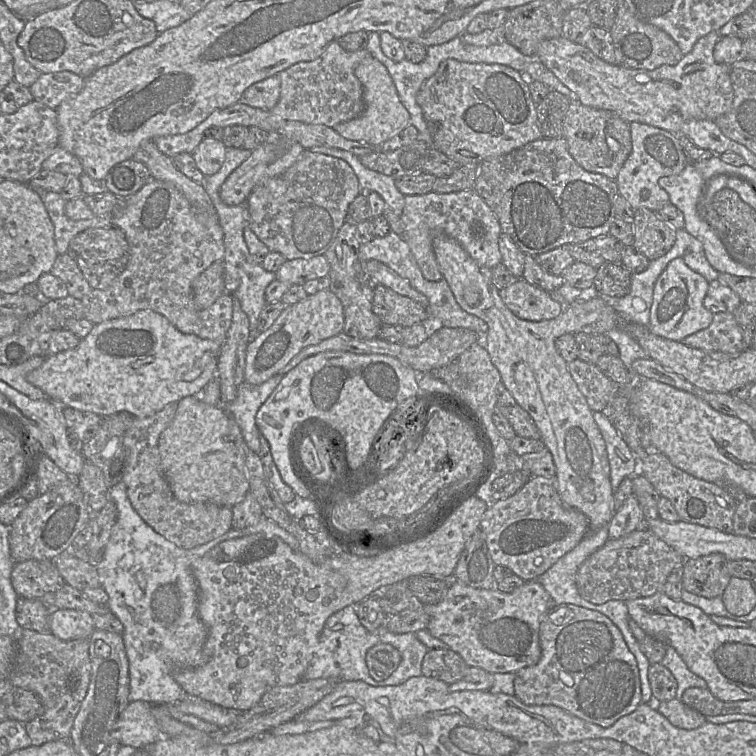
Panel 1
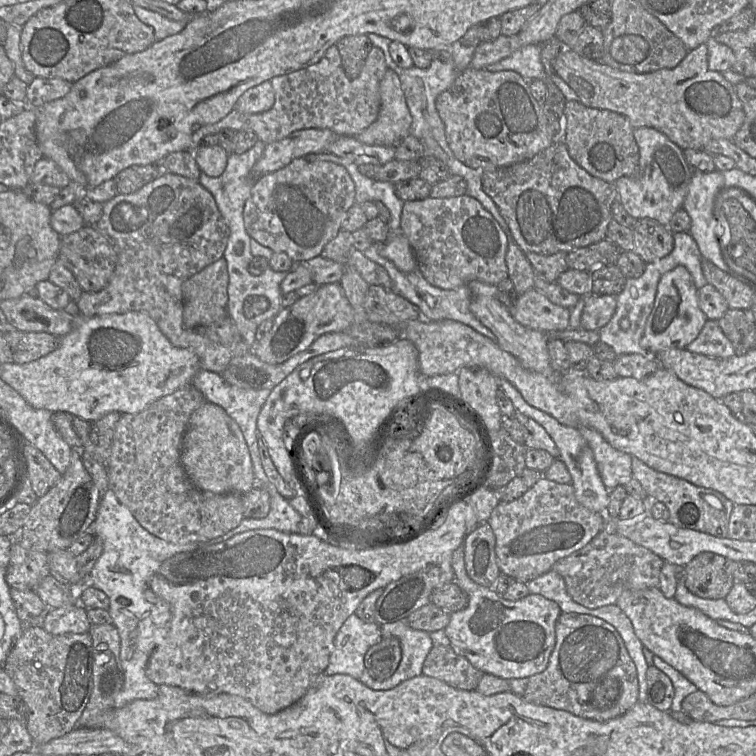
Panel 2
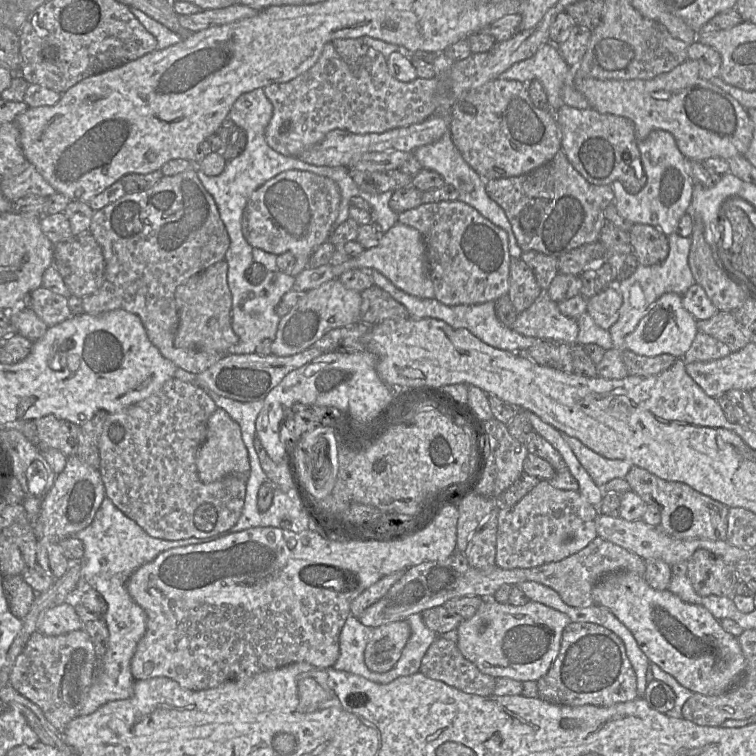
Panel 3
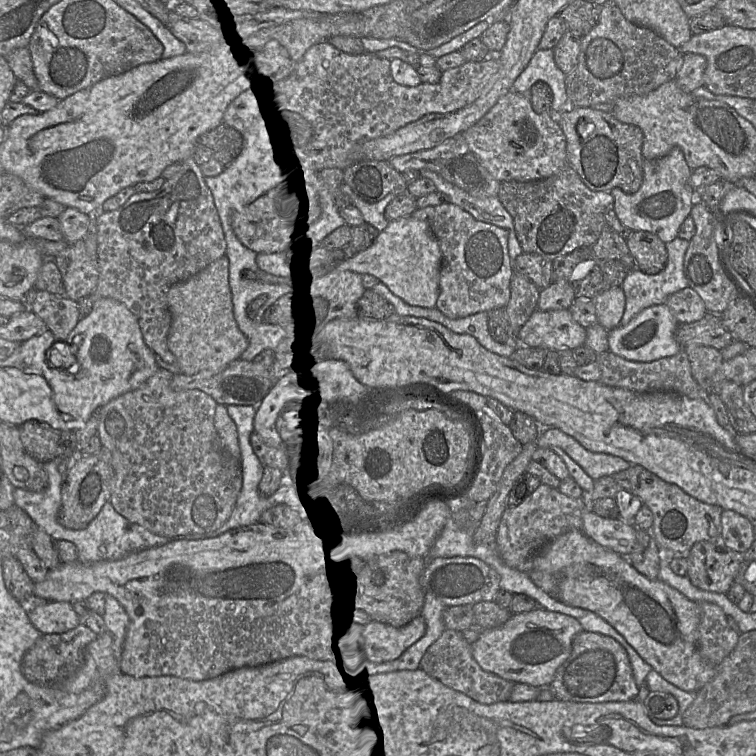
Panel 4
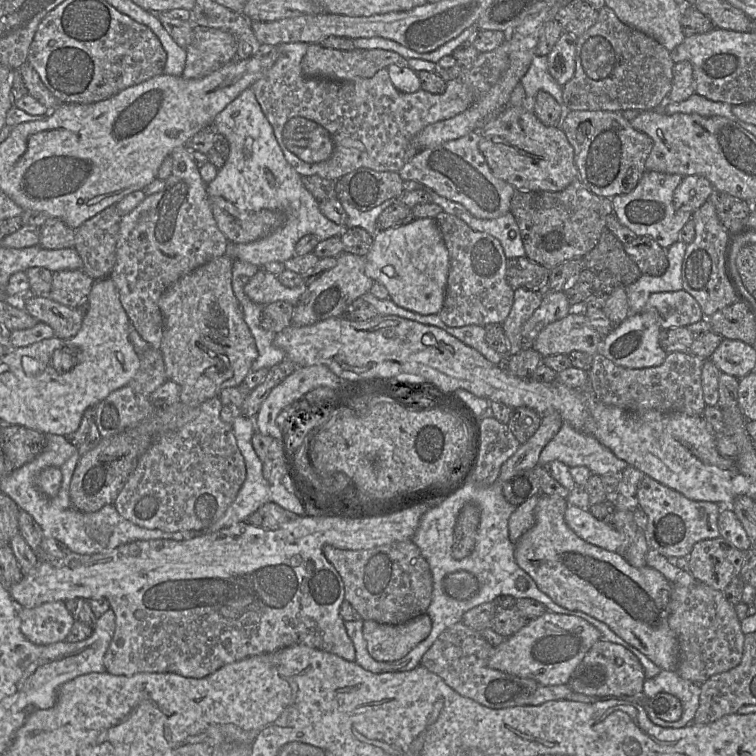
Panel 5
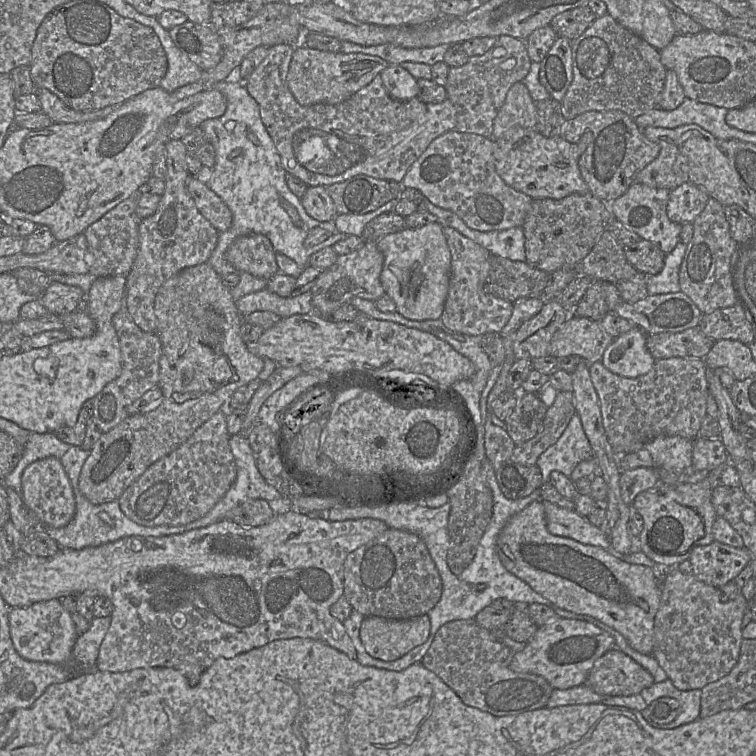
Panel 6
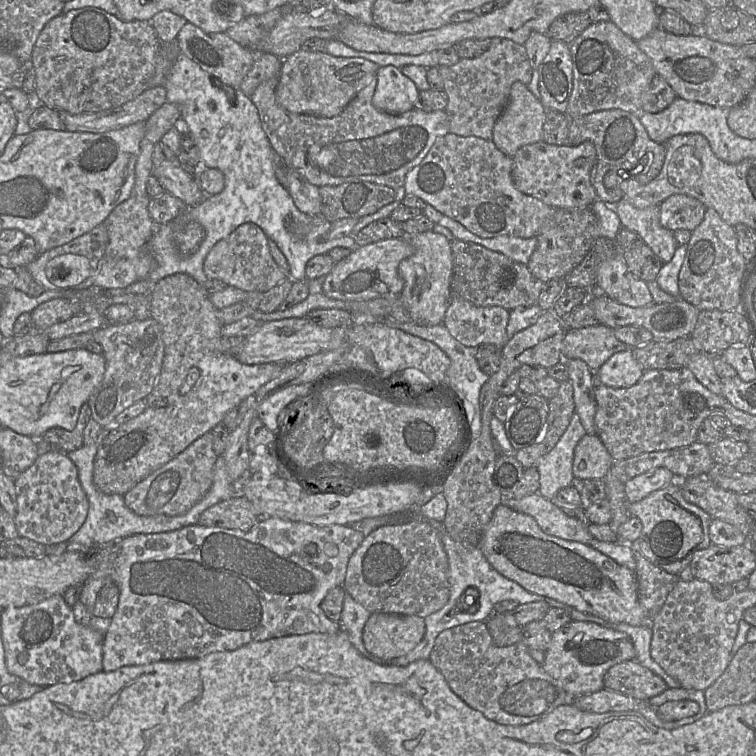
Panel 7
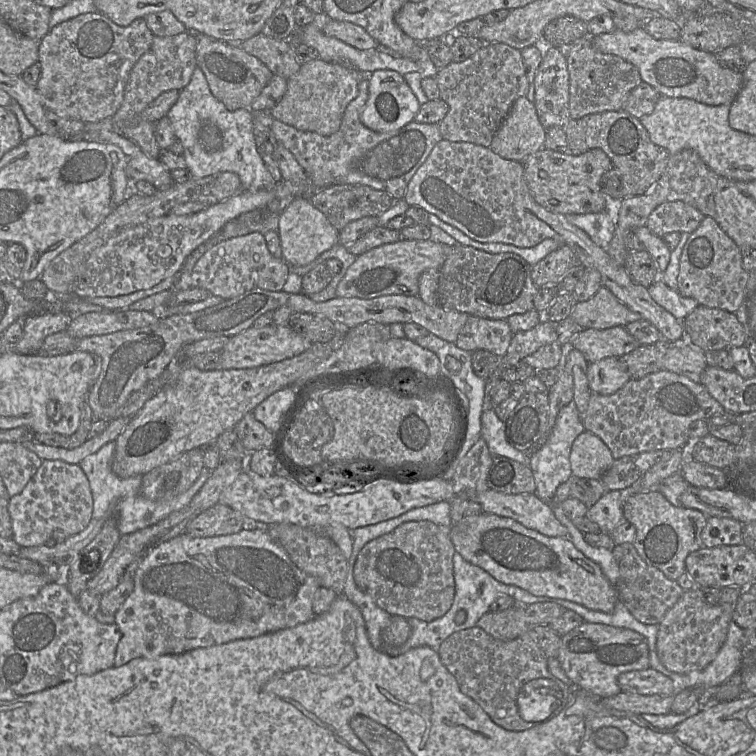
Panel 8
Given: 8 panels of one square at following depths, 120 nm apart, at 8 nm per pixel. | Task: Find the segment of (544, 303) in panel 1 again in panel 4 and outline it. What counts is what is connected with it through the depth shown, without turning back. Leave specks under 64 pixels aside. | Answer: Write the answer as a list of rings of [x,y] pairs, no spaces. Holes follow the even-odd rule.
[[[536,309],[521,328],[519,345],[560,351],[575,350],[586,341],[586,328],[577,323],[569,309],[541,311]]]

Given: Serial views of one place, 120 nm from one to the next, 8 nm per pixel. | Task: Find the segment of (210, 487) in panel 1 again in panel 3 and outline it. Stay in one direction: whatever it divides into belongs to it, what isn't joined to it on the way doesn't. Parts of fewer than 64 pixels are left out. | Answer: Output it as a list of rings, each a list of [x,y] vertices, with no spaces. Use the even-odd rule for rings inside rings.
[[[218,407],[208,419],[206,439],[196,455],[196,468],[203,483],[212,483],[225,476],[235,476],[244,482],[249,478],[250,462],[241,428],[222,408]]]

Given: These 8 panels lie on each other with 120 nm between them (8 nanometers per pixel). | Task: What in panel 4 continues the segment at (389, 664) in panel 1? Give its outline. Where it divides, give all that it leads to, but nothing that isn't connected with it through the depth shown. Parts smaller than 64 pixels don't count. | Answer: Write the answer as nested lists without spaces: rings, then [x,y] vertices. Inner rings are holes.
[[[419,615],[402,627],[372,621],[366,627],[366,653],[376,664],[387,664],[399,658],[426,631],[425,619]]]

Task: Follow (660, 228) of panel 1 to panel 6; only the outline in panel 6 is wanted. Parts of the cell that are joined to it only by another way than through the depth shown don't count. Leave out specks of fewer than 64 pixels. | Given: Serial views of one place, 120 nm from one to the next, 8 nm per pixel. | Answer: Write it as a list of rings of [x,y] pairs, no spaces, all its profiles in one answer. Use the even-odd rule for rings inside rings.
[[[641,239],[624,245],[627,261],[646,277],[654,276],[664,267],[666,254],[654,243]]]

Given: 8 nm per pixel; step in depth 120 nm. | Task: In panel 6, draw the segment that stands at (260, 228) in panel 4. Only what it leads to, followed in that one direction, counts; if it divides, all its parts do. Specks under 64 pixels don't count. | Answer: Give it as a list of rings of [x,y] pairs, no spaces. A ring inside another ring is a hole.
[[[191,175],[187,180],[187,190],[199,212],[219,233],[231,227],[232,212],[206,183],[200,182],[196,176]]]

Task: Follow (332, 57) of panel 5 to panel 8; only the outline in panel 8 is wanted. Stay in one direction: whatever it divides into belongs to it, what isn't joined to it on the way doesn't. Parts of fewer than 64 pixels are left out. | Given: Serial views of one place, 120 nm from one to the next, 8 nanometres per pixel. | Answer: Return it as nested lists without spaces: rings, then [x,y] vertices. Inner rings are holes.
[[[312,59],[287,79],[284,96],[269,112],[275,120],[298,130],[329,136],[339,129],[347,105],[357,96],[361,74],[351,66]]]

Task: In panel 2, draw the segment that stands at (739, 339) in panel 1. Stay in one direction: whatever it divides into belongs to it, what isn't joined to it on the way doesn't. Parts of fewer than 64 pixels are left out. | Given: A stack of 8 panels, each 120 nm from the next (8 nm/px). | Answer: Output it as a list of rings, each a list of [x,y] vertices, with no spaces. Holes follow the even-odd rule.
[[[707,320],[697,338],[686,349],[690,352],[717,358],[730,358],[736,355],[732,343],[716,320]]]

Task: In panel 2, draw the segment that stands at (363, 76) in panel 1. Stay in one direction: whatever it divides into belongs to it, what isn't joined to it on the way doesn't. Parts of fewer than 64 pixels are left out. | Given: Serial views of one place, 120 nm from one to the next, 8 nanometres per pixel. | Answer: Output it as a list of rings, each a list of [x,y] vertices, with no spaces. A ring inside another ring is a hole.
[[[387,69],[379,85],[381,105],[377,119],[355,138],[367,145],[396,146],[410,133],[412,117],[398,75]]]

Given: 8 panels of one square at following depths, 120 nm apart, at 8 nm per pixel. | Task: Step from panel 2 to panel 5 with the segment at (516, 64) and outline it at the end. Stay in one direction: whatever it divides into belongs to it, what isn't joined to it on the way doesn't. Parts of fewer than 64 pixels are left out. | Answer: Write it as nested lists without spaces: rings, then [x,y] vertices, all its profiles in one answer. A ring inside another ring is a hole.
[[[534,55],[527,73],[520,80],[527,99],[527,110],[533,111],[533,101],[538,91],[545,91],[555,98],[563,108],[564,114],[568,109],[563,102],[563,89],[548,72],[547,56]]]

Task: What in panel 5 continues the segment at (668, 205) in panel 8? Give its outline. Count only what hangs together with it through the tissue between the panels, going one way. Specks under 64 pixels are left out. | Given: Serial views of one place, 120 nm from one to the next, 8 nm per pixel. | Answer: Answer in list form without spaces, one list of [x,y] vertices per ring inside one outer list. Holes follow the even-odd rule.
[[[703,176],[683,177],[673,195],[677,210],[692,213],[699,209],[714,192],[712,184]]]

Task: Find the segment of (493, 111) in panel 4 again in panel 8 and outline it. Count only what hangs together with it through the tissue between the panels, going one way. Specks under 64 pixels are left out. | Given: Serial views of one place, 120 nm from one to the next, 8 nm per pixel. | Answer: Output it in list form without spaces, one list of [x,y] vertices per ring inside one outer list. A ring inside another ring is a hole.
[[[543,147],[527,157],[524,176],[534,200],[547,210],[563,214],[598,213],[607,207],[607,196],[602,192],[602,176],[612,168],[610,158],[601,149],[591,149],[580,155],[558,152]]]

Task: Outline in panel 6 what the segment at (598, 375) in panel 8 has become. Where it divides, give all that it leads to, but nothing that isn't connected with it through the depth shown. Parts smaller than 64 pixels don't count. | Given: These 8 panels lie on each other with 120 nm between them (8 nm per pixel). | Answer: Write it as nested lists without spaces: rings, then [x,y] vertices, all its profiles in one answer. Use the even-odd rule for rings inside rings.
[[[635,326],[616,338],[603,354],[603,365],[612,373],[626,378],[645,375],[656,363],[647,349],[647,337],[642,329]]]

